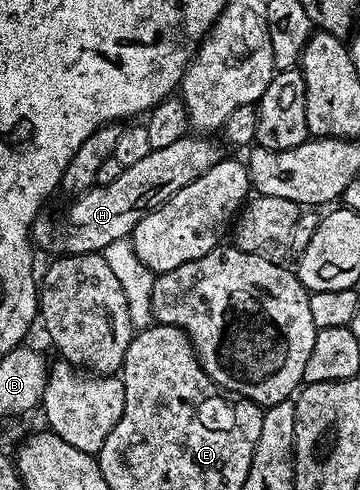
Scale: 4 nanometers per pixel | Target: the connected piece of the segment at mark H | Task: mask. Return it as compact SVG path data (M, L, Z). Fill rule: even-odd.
M186 135L175 139L167 147L150 149L139 163L131 163L120 170L114 181L98 184L92 189L78 193L65 209L62 217L42 215L35 219L31 240L38 250L46 249L49 255L72 255L74 253L101 253L107 243L124 241L133 232L139 219L155 211L171 195L175 195L187 183L199 179L199 175L215 167L223 153L215 142L205 135Z

